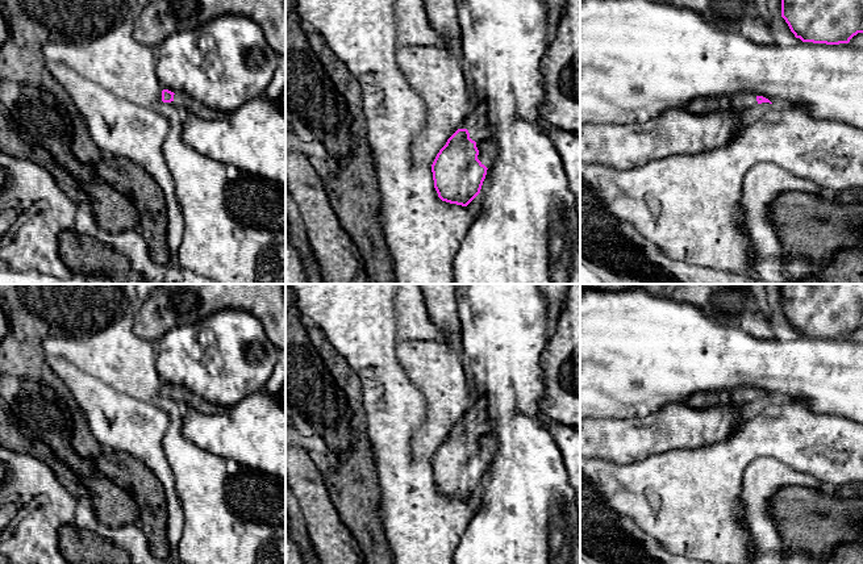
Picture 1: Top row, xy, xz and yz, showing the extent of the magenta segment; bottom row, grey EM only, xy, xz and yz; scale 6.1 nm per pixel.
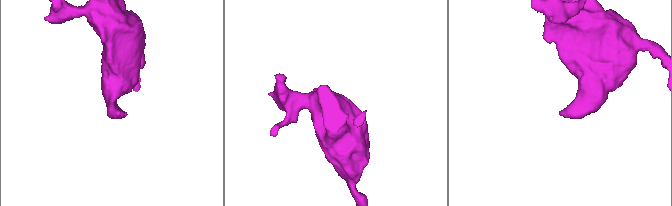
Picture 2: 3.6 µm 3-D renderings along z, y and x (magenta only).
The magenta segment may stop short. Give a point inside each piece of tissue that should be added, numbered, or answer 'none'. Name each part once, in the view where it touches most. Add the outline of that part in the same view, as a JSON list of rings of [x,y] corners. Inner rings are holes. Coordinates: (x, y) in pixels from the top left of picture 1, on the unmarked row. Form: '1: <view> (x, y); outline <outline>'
1: xz (478, 418); outline [[[485,398],[474,401],[464,421],[470,427],[470,433],[476,436],[479,444],[478,454],[489,463],[496,455],[496,439],[488,414],[488,401]]]

